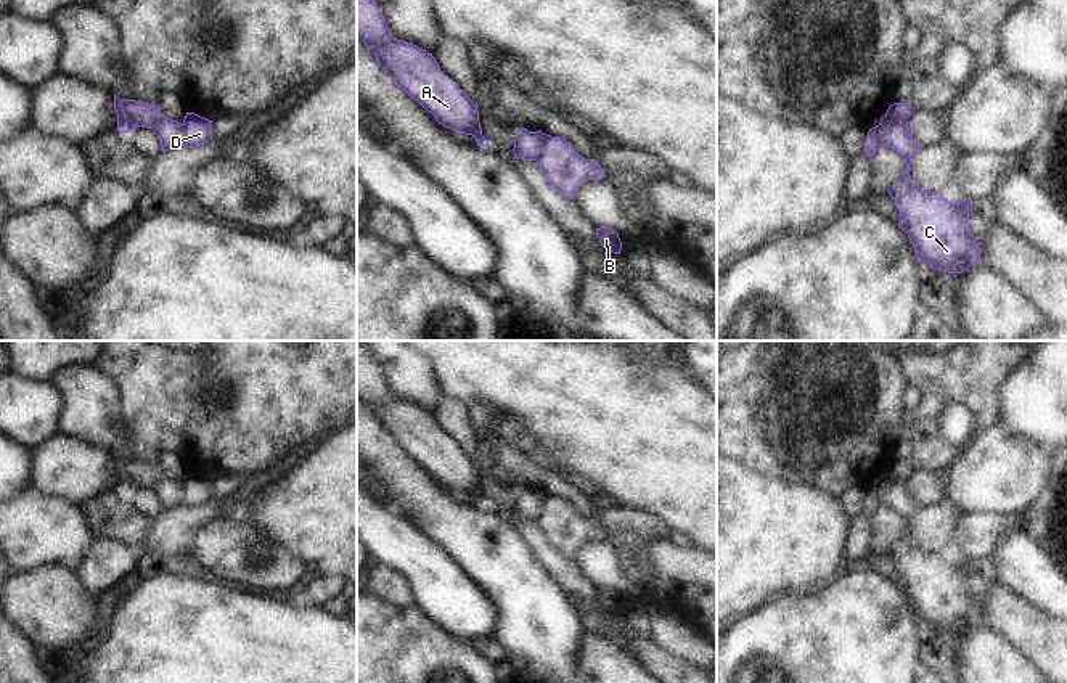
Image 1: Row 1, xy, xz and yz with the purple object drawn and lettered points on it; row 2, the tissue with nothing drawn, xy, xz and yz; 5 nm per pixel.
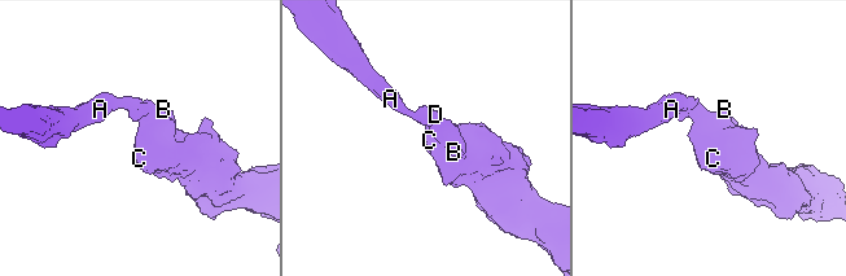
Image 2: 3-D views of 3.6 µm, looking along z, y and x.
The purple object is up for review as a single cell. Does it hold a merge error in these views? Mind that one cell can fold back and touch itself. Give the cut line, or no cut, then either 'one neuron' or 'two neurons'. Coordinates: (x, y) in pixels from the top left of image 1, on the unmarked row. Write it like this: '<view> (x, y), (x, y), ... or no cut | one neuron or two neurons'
xz (547, 495), (535, 519) | two neurons

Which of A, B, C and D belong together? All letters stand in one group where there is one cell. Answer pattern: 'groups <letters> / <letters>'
groups A / B C D

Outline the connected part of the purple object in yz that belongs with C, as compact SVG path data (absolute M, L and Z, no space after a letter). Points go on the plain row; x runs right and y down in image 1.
M887 476L873 487L881 505L900 511L906 529L889 554L900 572L900 587L908 595L918 620L934 630L963 633L980 620L982 607L975 603L969 583L969 564L950 562L940 553L922 550L911 540L910 524L921 509L908 489L906 479L890 481Z

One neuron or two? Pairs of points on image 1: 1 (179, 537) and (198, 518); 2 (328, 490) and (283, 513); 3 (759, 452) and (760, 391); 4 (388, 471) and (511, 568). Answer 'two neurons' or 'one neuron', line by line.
1: one neuron
2: one neuron
3: one neuron
4: one neuron

